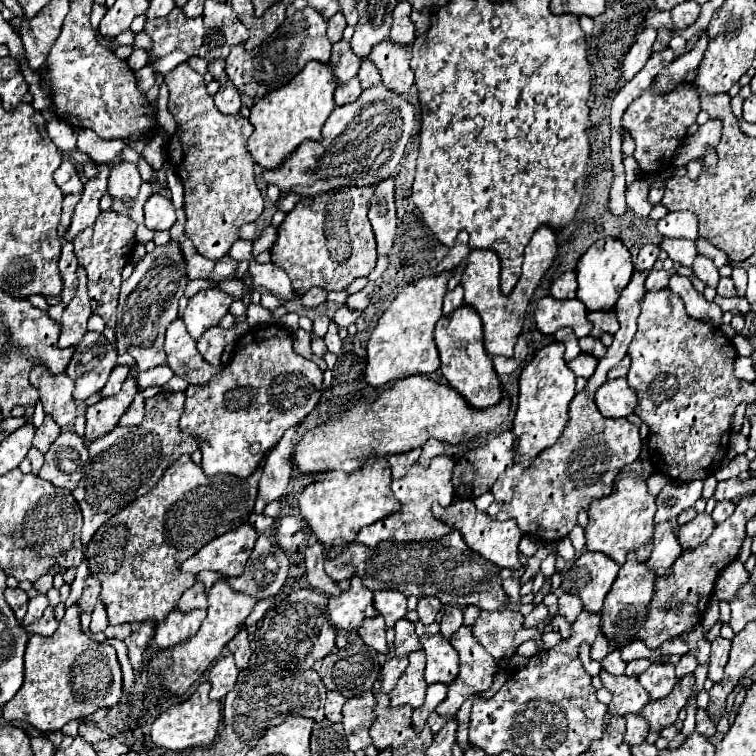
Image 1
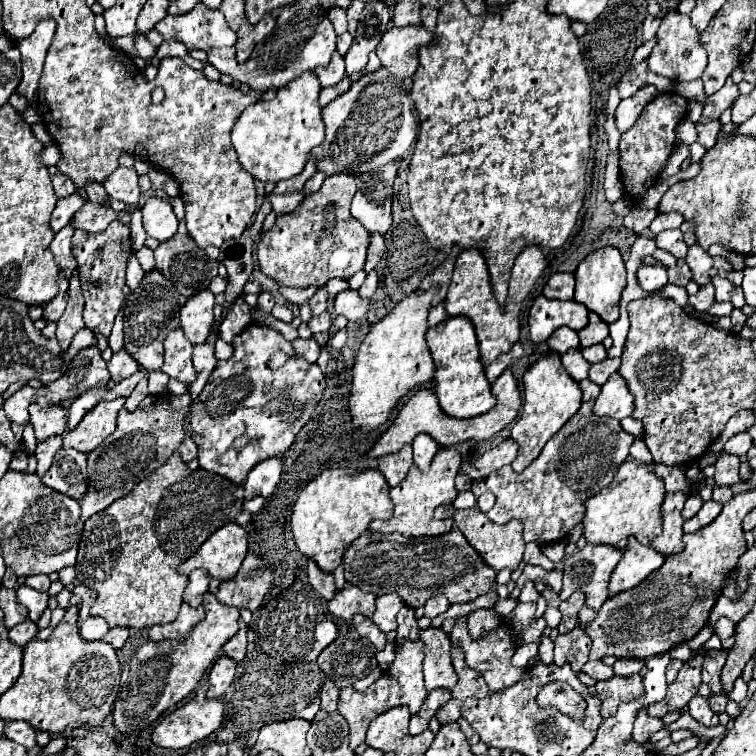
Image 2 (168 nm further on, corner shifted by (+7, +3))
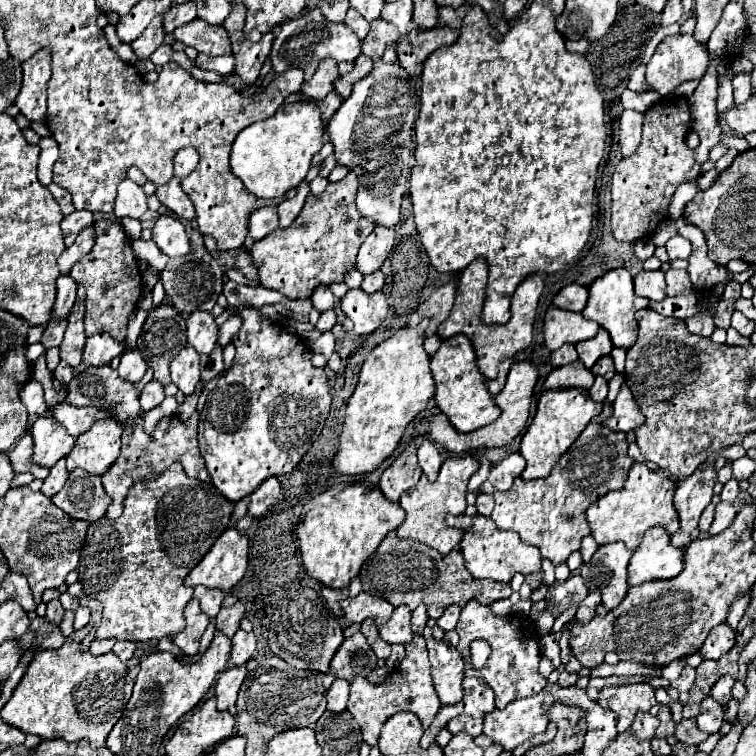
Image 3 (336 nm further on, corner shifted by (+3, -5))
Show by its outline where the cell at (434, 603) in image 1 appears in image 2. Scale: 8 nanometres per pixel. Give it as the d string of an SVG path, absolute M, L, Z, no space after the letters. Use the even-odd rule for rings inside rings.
M444 594L432 596L432 598L426 602L426 606L424 606L428 618L436 618L436 616L440 616L440 614L444 614L448 608L450 608L450 602L448 602L448 598L446 598Z

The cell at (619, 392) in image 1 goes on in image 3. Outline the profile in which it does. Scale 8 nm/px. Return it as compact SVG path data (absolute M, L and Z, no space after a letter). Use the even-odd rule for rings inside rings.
M622 384L622 390L614 400L614 414L604 424L610 430L622 430L622 432L630 432L644 424L644 416L626 384Z

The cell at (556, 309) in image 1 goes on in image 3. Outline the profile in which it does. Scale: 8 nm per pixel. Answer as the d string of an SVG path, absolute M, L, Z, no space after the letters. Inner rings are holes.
M550 306L546 316L544 316L544 344L548 350L556 350L562 344L570 342L582 342L588 338L594 338L598 332L598 324L592 320L586 320L578 312L568 312Z

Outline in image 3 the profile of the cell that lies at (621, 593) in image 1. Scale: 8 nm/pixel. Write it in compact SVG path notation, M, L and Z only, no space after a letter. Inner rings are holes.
M650 528L630 558L628 586L678 576L684 568L682 554L682 550L670 548L670 536L662 528Z

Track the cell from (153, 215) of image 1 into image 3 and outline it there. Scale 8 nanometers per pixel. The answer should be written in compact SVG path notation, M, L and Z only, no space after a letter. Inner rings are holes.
M164 214L156 220L152 228L152 240L166 256L184 256L186 252L190 252L186 228L172 214Z

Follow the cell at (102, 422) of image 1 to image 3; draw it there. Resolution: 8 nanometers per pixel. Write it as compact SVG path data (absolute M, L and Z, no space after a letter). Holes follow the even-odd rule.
M114 418L98 420L88 432L76 438L74 450L66 456L68 472L84 468L90 474L102 474L120 454L122 424Z

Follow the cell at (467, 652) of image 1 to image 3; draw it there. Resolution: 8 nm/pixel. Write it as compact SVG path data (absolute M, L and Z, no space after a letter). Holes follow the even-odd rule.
M464 678L464 712L448 722L448 730L468 732L470 736L478 736L482 732L482 722L488 712L494 710L494 690L484 684L482 678Z

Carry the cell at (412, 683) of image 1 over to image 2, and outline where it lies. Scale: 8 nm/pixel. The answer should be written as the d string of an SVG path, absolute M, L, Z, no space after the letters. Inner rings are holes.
M402 640L402 644L396 644L396 660L394 664L382 672L382 676L368 686L364 692L350 688L340 690L340 700L338 700L338 712L348 720L350 724L350 748L356 750L360 744L364 744L366 738L366 730L370 726L370 722L380 716L382 712L394 708L394 706L408 706L412 714L416 714L420 710L420 706L424 704L428 690L424 688L424 676L422 676L422 656L424 656L424 648L422 648L422 640Z

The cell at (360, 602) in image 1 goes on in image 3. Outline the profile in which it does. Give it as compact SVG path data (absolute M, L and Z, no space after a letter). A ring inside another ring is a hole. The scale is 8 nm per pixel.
M360 592L356 598L346 598L340 602L342 610L344 610L344 618L348 618L350 622L362 622L366 618L372 618L376 622L376 626L386 624L386 620L390 618L394 606L384 600L384 598L376 598L370 596L366 592Z

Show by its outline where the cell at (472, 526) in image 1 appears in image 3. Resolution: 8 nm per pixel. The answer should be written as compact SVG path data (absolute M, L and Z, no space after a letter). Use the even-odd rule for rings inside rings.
M482 515L474 516L473 524L466 528L464 537L460 542L460 550L466 560L466 568L470 574L476 578L490 578L490 580L500 580L500 582L510 582L516 572L520 574L530 574L540 570L540 552L534 546L522 544L518 540L518 534L500 530L490 517Z

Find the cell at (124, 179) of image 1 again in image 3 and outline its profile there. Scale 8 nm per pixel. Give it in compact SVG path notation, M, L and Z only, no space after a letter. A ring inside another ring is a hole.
M122 180L118 184L118 196L116 196L116 208L114 208L114 216L116 218L142 218L142 214L148 210L146 206L146 194L142 190L142 186L138 186L132 180Z

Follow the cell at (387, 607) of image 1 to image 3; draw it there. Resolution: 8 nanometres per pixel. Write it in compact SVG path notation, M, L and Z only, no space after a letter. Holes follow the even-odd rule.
M398 606L394 608L390 620L378 628L380 638L388 644L408 644L412 640L412 630L410 630L410 610L408 606Z

